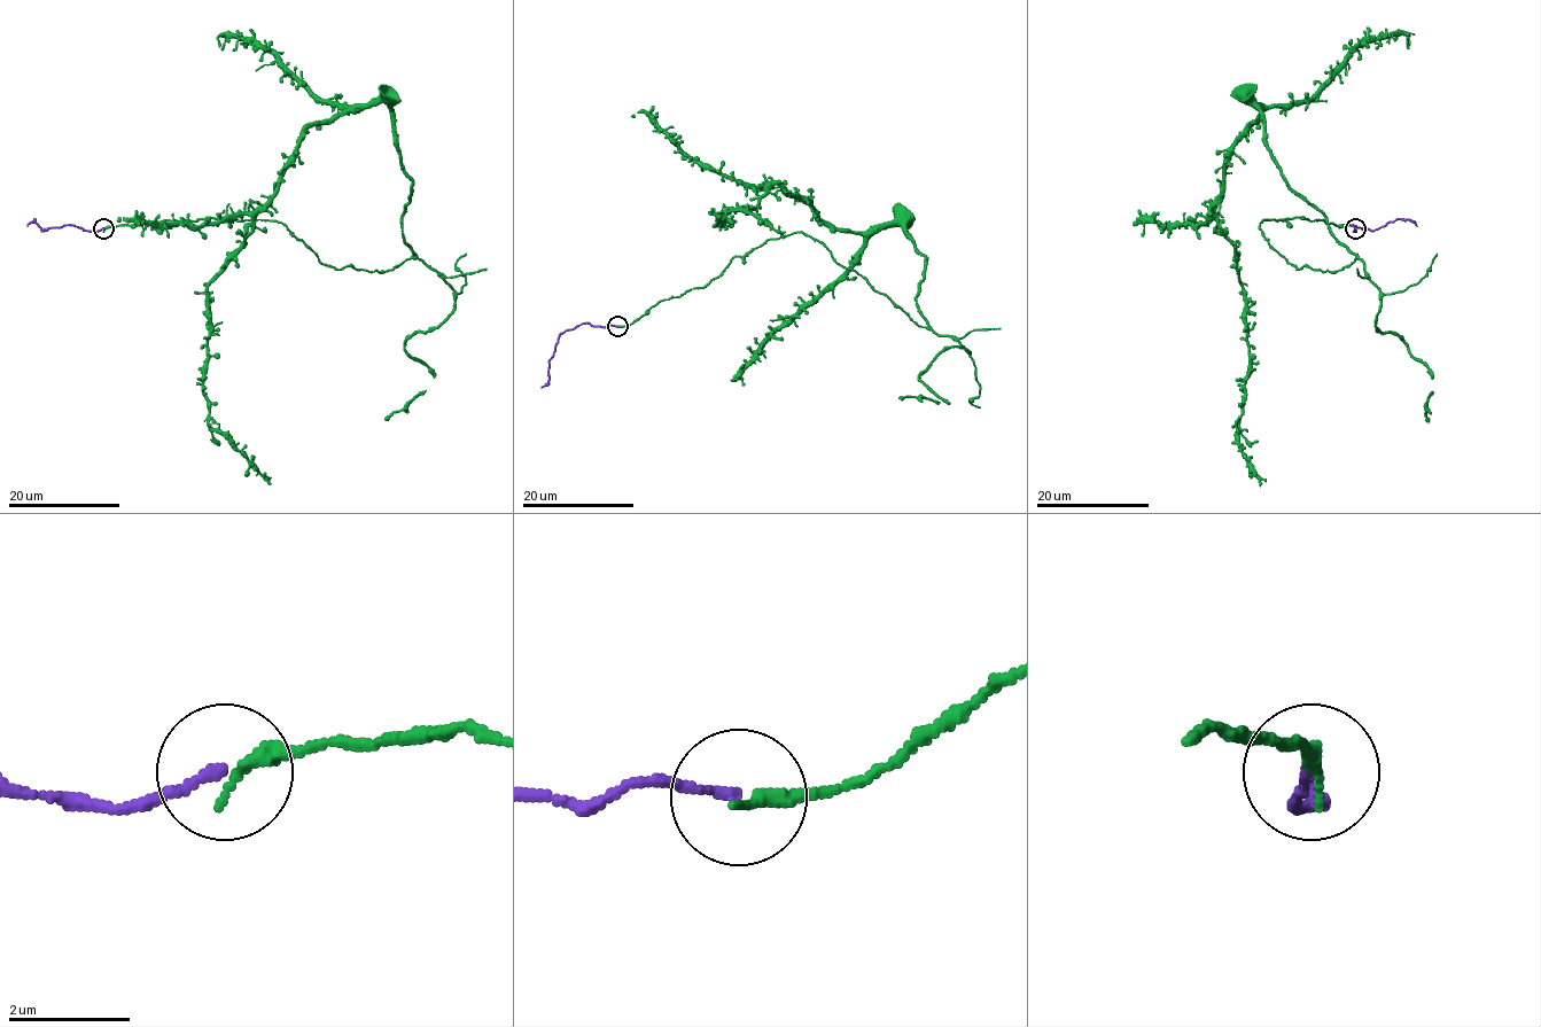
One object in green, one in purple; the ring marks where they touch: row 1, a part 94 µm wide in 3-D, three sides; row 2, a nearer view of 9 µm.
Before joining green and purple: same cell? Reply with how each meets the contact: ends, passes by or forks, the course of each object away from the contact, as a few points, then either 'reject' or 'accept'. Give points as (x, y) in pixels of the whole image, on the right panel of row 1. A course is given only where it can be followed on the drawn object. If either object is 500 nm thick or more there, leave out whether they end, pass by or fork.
green ends; purple ends; course green (1355, 228), (1267, 218), (1268, 242), (1298, 270), (1355, 259), (1251, 102), (1212, 208), (1260, 485); course purple (1355, 228), (1354, 231), (1351, 226), (1374, 230), (1391, 222), (1409, 218), (1417, 226); accept

